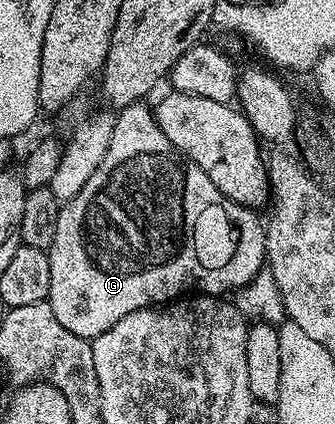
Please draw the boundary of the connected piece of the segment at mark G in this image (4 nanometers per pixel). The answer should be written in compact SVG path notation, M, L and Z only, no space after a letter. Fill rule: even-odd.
M142 102L130 104L117 113L118 117L116 115L113 117L112 142L108 142L108 154L104 154L104 162L96 166L96 174L92 174L92 178L84 182L84 190L80 190L76 198L65 201L59 207L56 238L52 238L52 246L48 249L52 266L52 286L48 303L52 314L56 314L56 319L60 321L60 326L64 326L64 330L91 342L100 334L104 334L104 330L112 330L112 326L116 326L120 318L128 318L128 314L141 308L169 304L193 292L222 298L235 290L245 289L253 285L250 283L257 278L261 268L263 271L266 264L266 229L263 217L258 217L260 215L255 209L246 208L225 197L196 162L190 161L174 148L172 142L164 136L163 130L157 125L153 111L149 107L146 109L146 106Z

